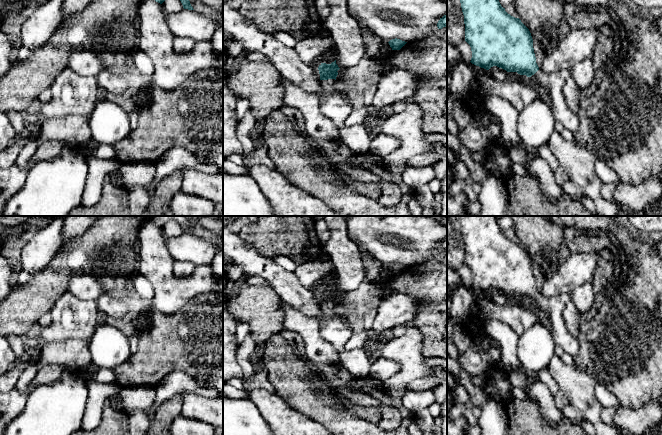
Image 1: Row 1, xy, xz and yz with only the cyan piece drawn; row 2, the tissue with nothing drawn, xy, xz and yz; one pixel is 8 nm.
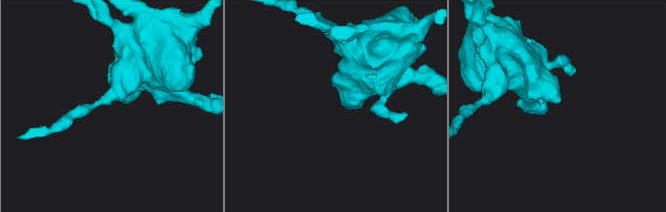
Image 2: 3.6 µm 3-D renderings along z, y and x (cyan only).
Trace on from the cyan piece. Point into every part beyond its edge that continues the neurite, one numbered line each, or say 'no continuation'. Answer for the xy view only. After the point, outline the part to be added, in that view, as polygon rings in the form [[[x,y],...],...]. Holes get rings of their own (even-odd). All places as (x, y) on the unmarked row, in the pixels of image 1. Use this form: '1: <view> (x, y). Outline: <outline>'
no continuation

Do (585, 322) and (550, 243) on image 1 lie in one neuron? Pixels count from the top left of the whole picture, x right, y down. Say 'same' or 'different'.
different

